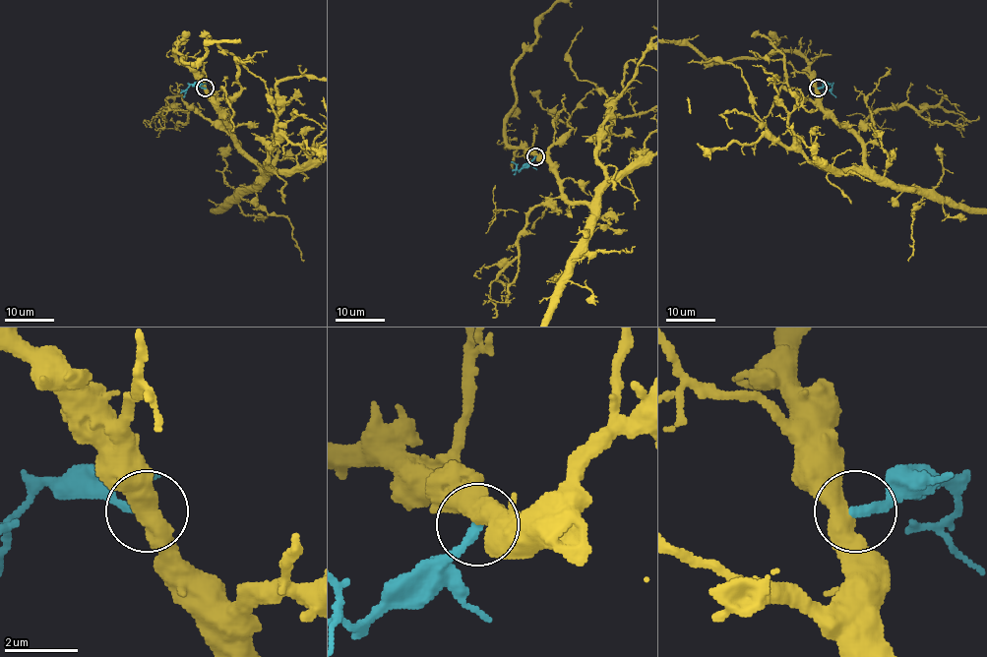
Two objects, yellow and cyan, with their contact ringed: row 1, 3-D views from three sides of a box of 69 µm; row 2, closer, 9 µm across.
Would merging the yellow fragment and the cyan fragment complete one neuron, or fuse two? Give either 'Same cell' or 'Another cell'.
Another cell

